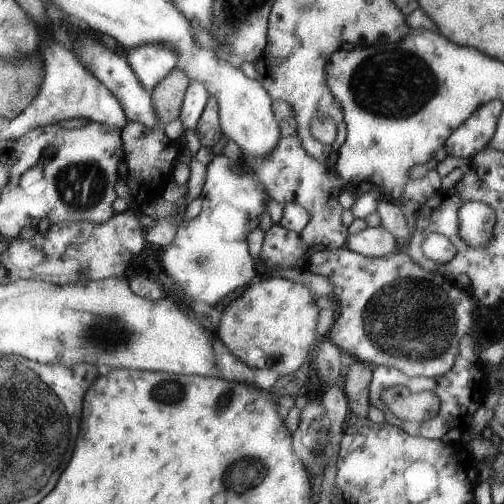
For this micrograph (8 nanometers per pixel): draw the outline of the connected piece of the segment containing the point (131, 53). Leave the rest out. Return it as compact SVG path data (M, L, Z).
M144 43L125 51L130 68L149 93L179 62L179 54L166 43Z

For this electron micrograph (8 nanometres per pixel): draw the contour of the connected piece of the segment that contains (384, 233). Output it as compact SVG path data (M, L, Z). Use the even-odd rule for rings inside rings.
M382 225L367 227L351 235L346 246L367 257L386 257L398 249L396 237Z

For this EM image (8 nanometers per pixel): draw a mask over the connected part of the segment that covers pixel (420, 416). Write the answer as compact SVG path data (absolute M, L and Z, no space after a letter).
M404 385L387 388L381 394L384 408L405 421L424 422L434 418L440 408L439 398L432 391L412 393Z

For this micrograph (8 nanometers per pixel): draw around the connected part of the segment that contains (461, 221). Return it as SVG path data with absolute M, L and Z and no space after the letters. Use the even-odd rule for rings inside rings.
M477 200L461 203L457 221L459 236L472 248L486 248L492 242L497 216L491 206Z

